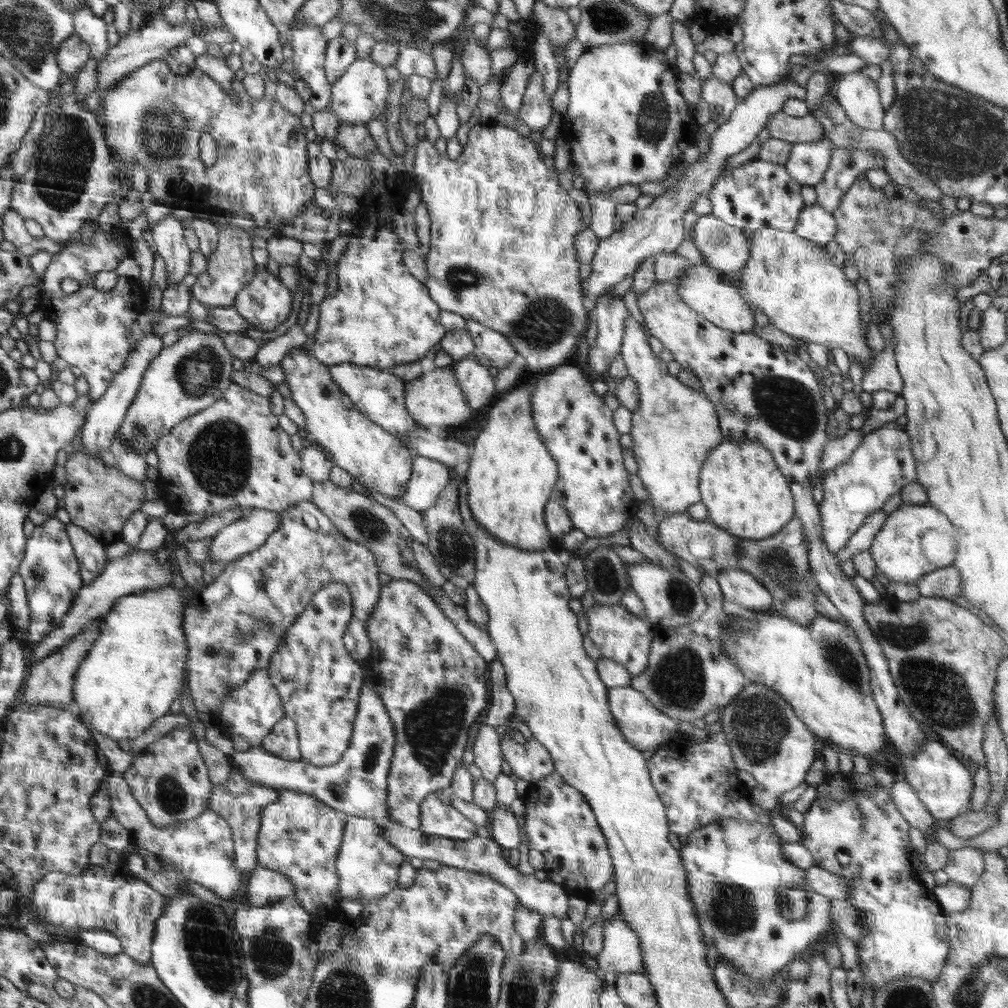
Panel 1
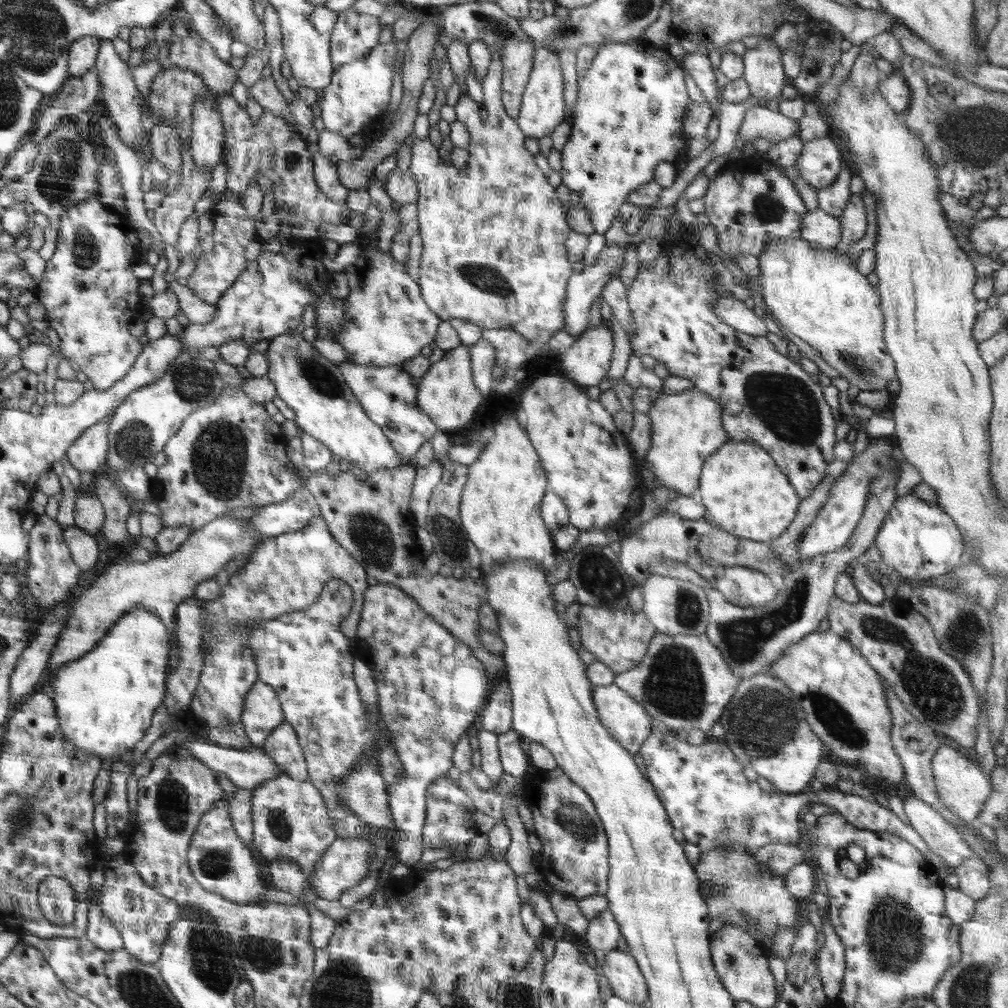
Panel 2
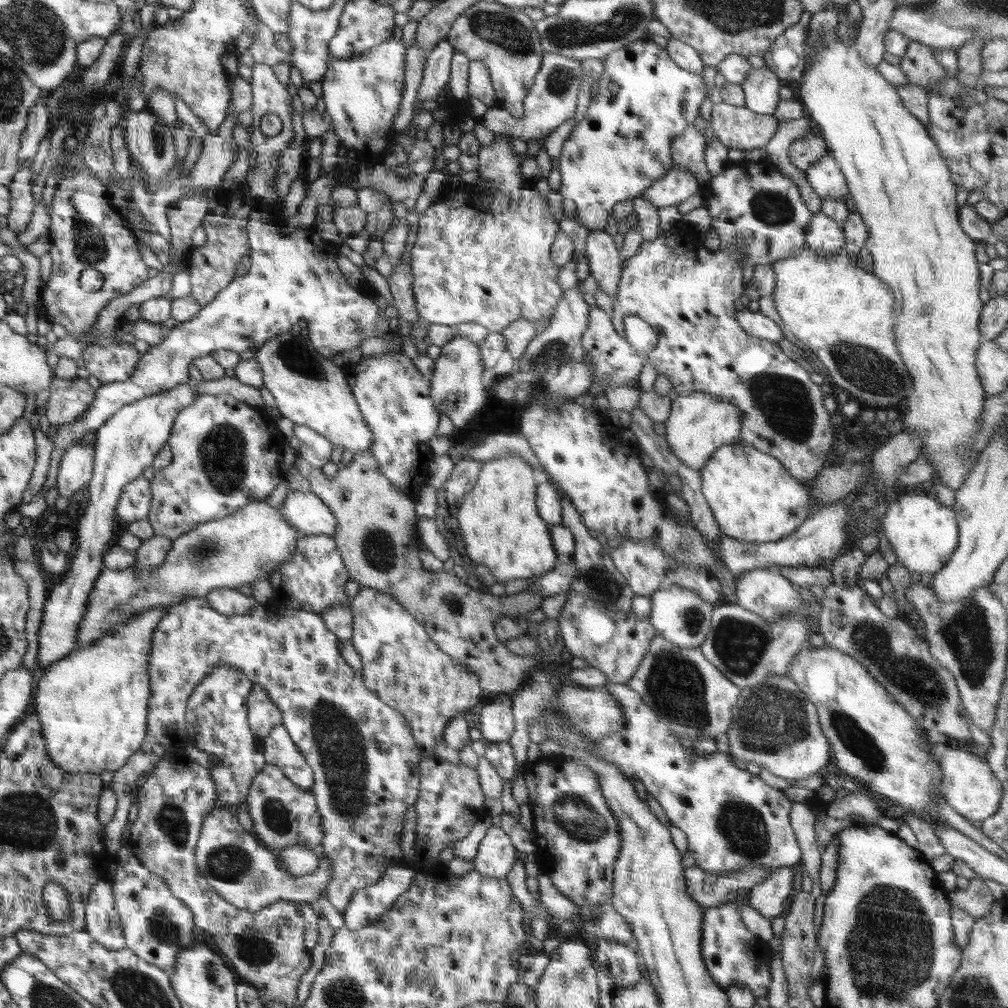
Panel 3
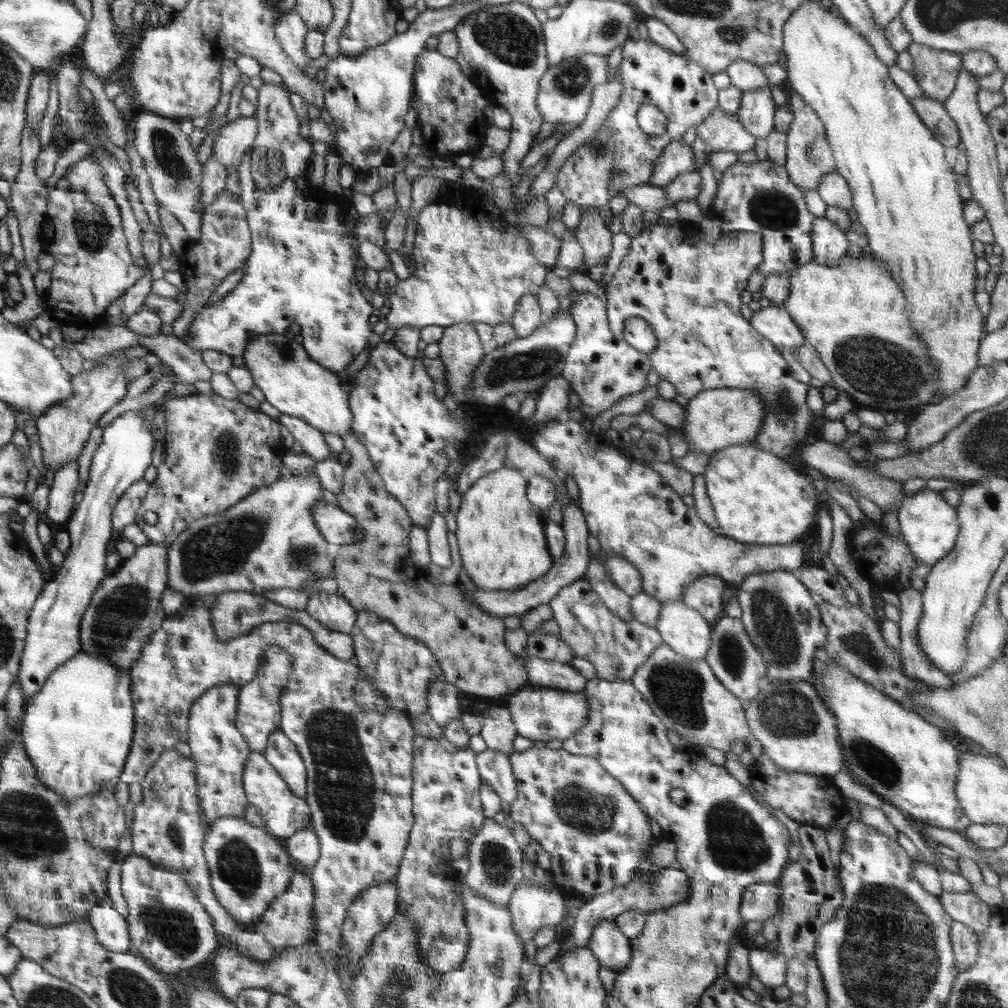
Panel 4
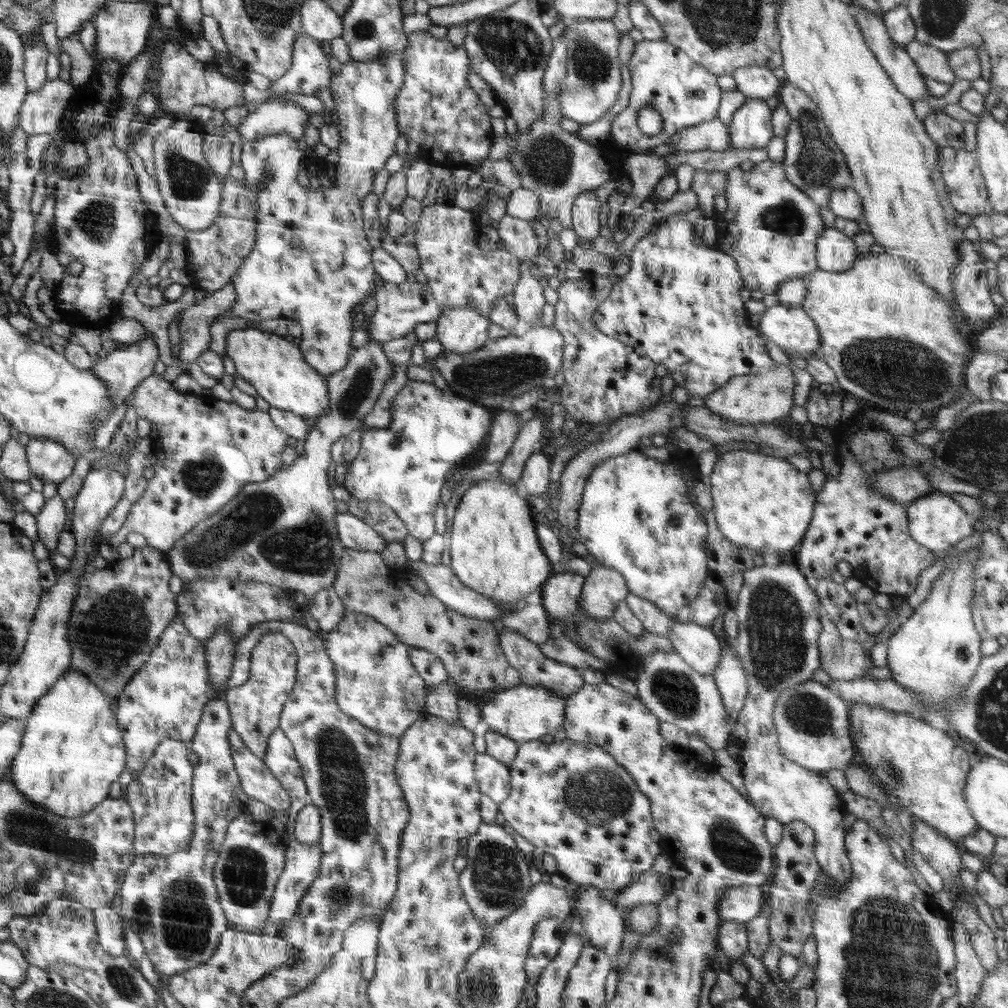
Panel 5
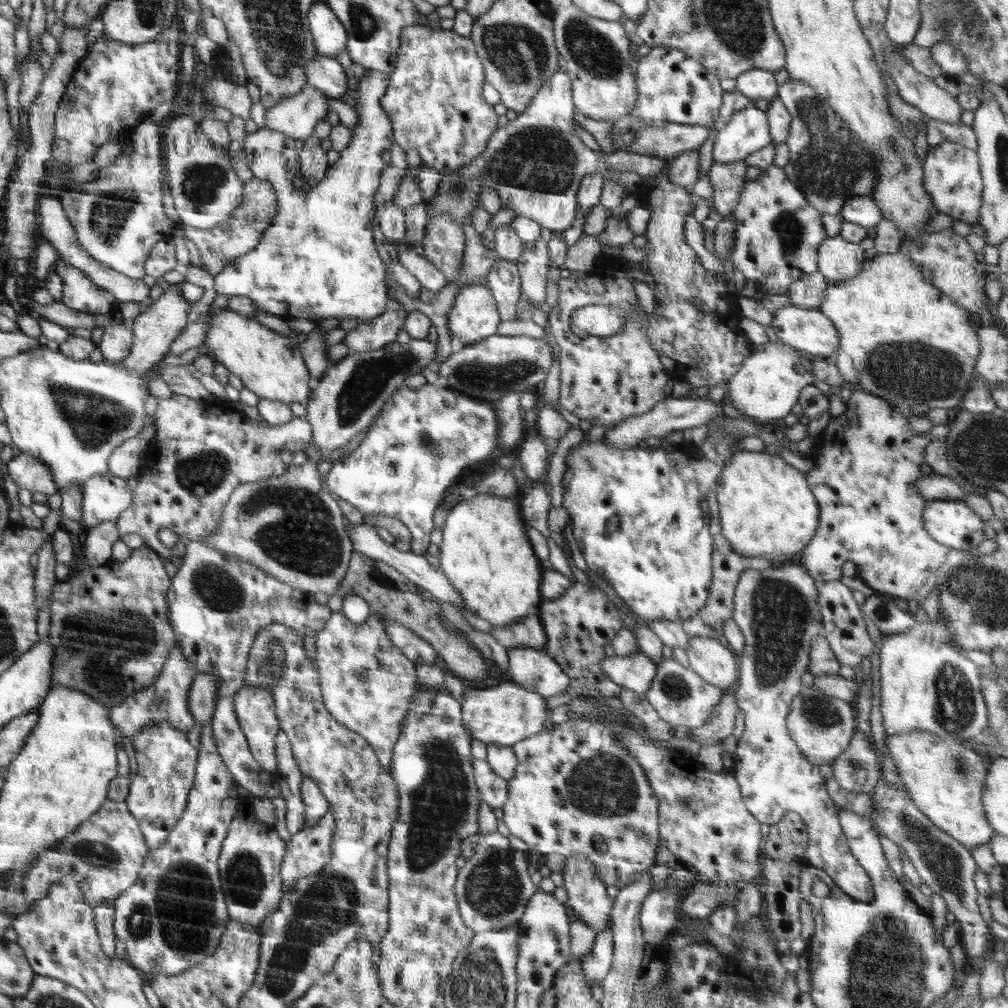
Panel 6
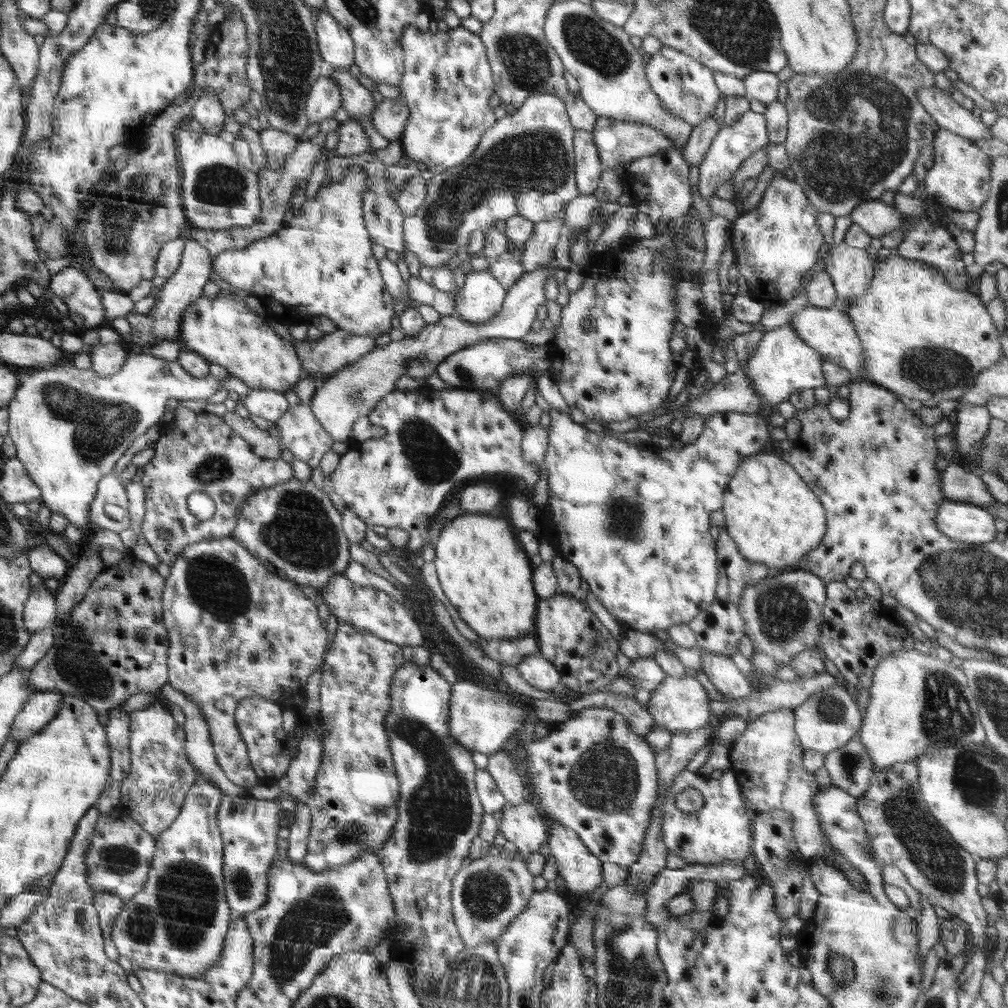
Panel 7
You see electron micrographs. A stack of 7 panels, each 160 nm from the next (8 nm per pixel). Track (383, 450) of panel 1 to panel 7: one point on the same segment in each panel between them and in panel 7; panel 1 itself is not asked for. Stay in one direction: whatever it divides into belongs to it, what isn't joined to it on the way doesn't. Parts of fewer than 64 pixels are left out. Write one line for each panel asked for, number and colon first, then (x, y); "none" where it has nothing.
2: (313, 387)
3: (308, 389)
4: (291, 381)
5: (275, 366)
6: (272, 366)
7: (222, 330)

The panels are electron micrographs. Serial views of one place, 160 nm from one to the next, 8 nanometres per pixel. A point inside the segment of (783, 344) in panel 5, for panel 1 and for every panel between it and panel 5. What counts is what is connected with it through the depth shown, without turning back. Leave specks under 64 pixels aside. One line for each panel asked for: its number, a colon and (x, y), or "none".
1: (704, 289)
2: (735, 313)
3: (756, 324)
4: (774, 323)

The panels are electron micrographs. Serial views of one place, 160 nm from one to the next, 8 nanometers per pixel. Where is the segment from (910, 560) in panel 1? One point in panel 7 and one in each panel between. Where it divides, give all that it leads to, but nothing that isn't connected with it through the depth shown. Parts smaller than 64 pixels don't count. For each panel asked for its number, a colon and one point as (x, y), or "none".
2: (918, 540)
3: (923, 532)
4: (929, 526)
5: (936, 521)
6: (950, 522)
7: (968, 523)

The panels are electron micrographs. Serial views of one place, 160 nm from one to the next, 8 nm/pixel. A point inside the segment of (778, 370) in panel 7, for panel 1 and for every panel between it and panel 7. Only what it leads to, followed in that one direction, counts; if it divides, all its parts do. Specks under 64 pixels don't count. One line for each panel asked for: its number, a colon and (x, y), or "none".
1: (673, 429)
2: (687, 428)
3: (698, 424)
4: (722, 417)
5: (750, 399)
6: (768, 384)

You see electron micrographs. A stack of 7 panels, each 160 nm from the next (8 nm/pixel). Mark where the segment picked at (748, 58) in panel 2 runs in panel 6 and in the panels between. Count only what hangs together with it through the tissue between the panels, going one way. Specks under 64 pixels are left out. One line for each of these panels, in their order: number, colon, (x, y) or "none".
3: (761, 86)
4: (757, 108)
5: (750, 127)
6: (747, 131)

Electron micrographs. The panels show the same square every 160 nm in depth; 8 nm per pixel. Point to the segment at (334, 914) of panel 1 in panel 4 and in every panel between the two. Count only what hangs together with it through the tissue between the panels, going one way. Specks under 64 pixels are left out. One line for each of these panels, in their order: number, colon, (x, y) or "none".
2: (290, 821)
3: (283, 814)
4: (284, 814)

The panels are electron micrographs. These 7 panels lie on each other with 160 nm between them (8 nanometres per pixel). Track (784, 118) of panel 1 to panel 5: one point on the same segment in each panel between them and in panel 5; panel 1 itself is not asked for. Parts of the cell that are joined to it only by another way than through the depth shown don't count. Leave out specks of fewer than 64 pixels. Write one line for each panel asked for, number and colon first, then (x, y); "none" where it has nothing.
2: (759, 121)
3: (737, 127)
4: (721, 131)
5: (714, 135)

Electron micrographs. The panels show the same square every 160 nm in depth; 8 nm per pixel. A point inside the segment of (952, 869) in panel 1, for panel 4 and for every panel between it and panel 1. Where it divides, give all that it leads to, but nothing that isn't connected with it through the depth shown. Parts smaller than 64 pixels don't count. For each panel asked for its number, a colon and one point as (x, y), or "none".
2: (973, 875)
3: (976, 899)
4: (966, 907)

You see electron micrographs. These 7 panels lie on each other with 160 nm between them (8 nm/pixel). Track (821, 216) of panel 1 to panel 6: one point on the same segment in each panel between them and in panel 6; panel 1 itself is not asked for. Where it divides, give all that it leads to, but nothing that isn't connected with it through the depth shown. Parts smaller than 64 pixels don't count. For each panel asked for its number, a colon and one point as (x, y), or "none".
2: (822, 230)
3: (825, 237)
4: (830, 244)
5: (836, 252)
6: (839, 260)

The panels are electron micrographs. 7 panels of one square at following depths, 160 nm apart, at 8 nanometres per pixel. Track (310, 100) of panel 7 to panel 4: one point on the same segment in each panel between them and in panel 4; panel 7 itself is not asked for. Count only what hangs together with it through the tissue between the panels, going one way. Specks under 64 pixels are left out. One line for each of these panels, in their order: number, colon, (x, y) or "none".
4: (233, 139)
5: (277, 116)
6: (296, 116)

